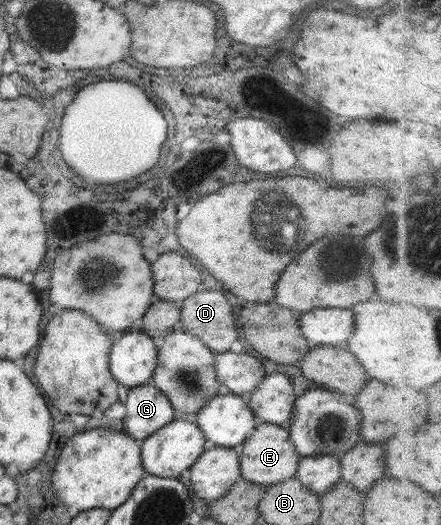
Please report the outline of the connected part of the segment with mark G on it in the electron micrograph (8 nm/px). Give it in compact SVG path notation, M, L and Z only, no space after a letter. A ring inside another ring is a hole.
M152 383L128 389L124 407L126 409L126 415L121 420L123 424L122 432L135 441L148 438L155 430L166 426L166 424L172 421L172 416L174 416L170 401Z

